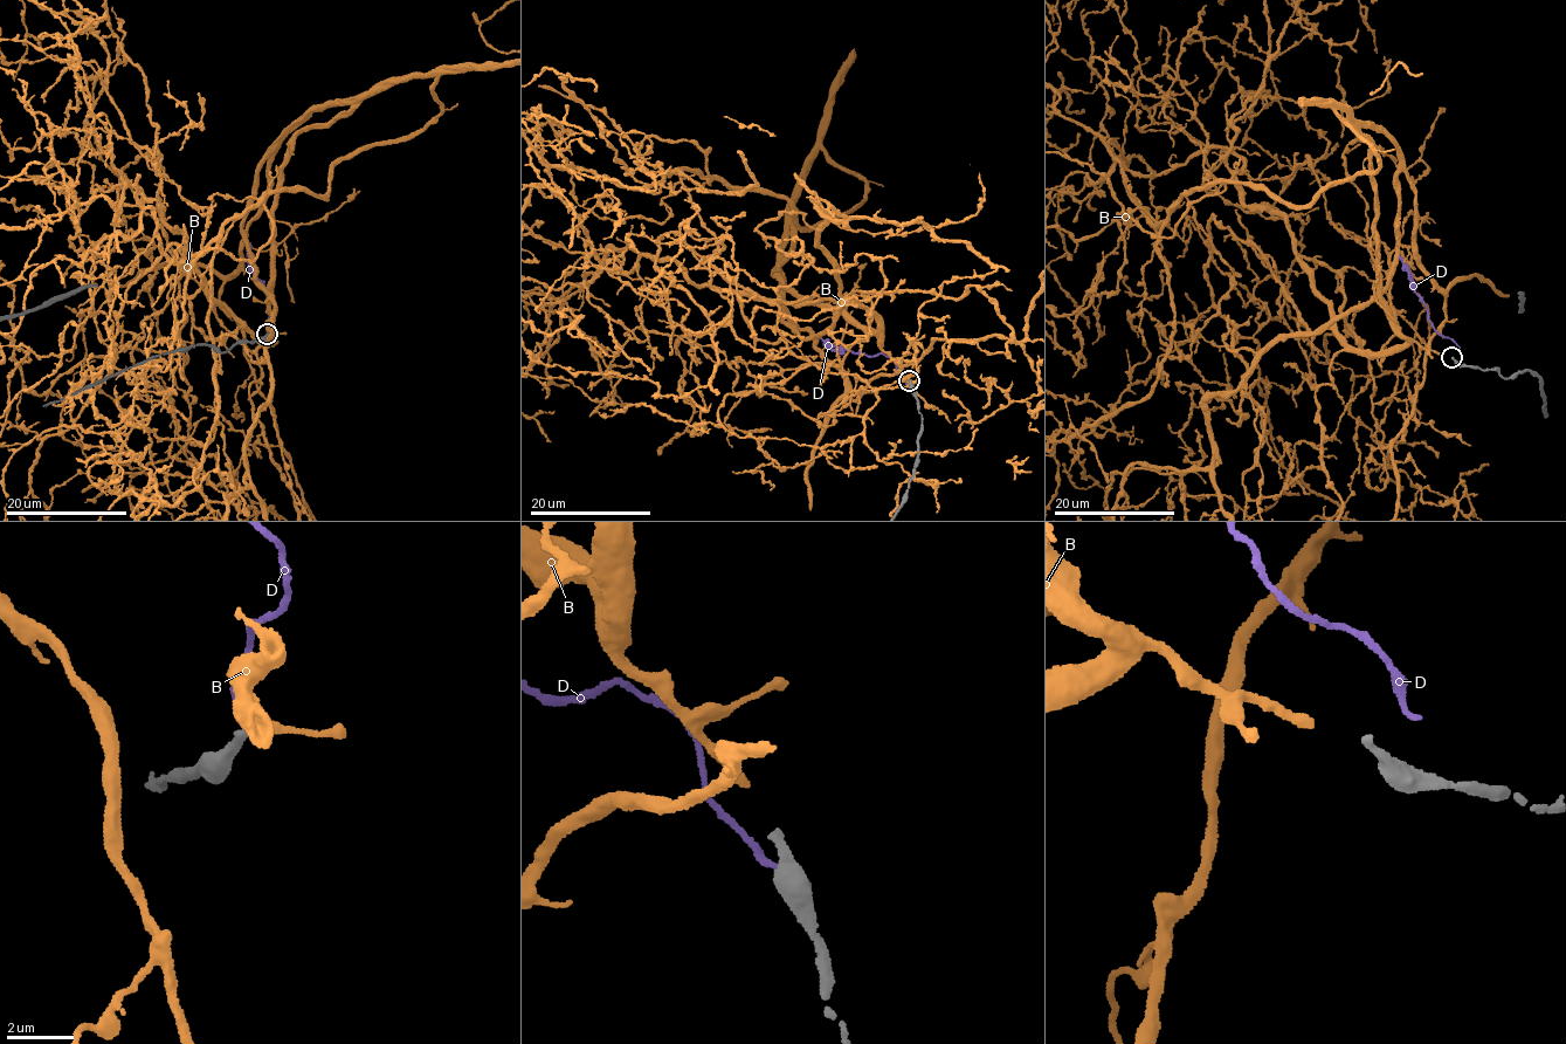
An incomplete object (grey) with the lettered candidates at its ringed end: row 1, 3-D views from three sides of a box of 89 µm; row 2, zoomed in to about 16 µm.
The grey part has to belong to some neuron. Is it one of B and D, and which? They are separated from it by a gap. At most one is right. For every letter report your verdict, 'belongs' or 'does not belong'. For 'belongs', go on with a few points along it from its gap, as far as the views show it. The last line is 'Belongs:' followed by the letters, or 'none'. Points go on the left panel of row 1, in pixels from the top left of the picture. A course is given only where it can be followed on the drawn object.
B: belongs
D: does not belong
Belongs: B

